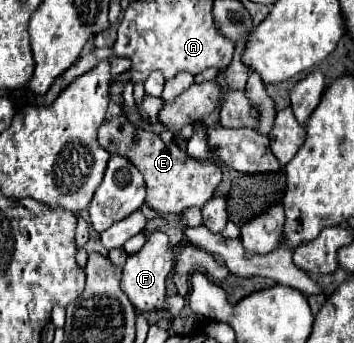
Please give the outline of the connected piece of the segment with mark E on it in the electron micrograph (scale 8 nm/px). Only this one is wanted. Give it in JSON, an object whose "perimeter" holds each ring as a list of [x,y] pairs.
{"perimeter":[[[118,115],[106,121],[98,129],[98,139],[100,139],[100,145],[108,149],[112,155],[114,153],[122,155],[140,169],[148,187],[148,197],[146,197],[148,207],[166,215],[178,215],[190,207],[204,207],[204,203],[214,195],[222,179],[218,165],[190,159],[188,153],[182,151],[176,143],[164,143],[160,135],[136,129],[134,125],[128,123],[124,115]]]}

